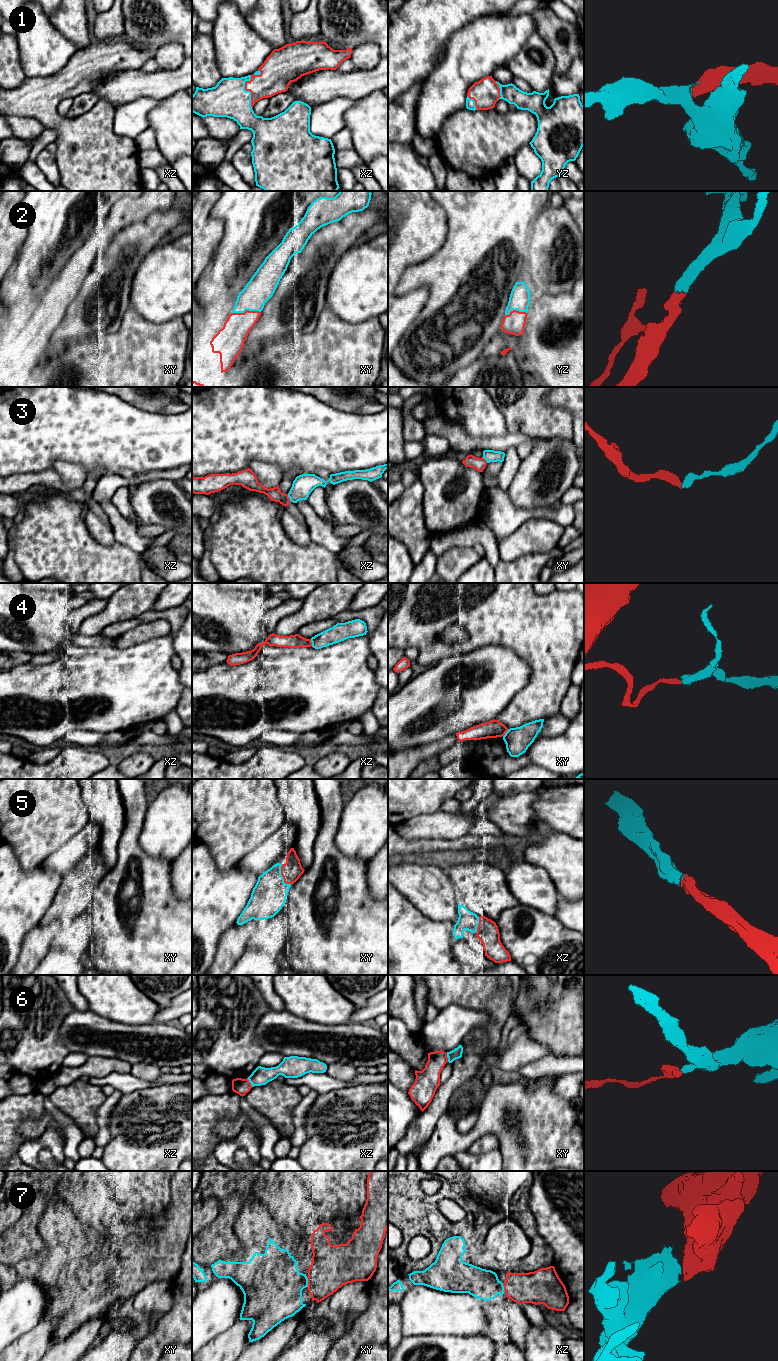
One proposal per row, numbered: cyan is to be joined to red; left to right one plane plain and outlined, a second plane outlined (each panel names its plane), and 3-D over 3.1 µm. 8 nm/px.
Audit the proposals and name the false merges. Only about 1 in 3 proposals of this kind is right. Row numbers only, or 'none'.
3, 4, 6

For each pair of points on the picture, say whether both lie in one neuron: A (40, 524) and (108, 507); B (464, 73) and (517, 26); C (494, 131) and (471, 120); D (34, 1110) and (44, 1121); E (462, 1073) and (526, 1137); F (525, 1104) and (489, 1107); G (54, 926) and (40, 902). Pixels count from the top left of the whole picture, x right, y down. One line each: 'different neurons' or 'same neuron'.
A: different neurons
B: same neuron
C: same neuron
D: different neurons
E: different neurons
F: same neuron
G: different neurons

